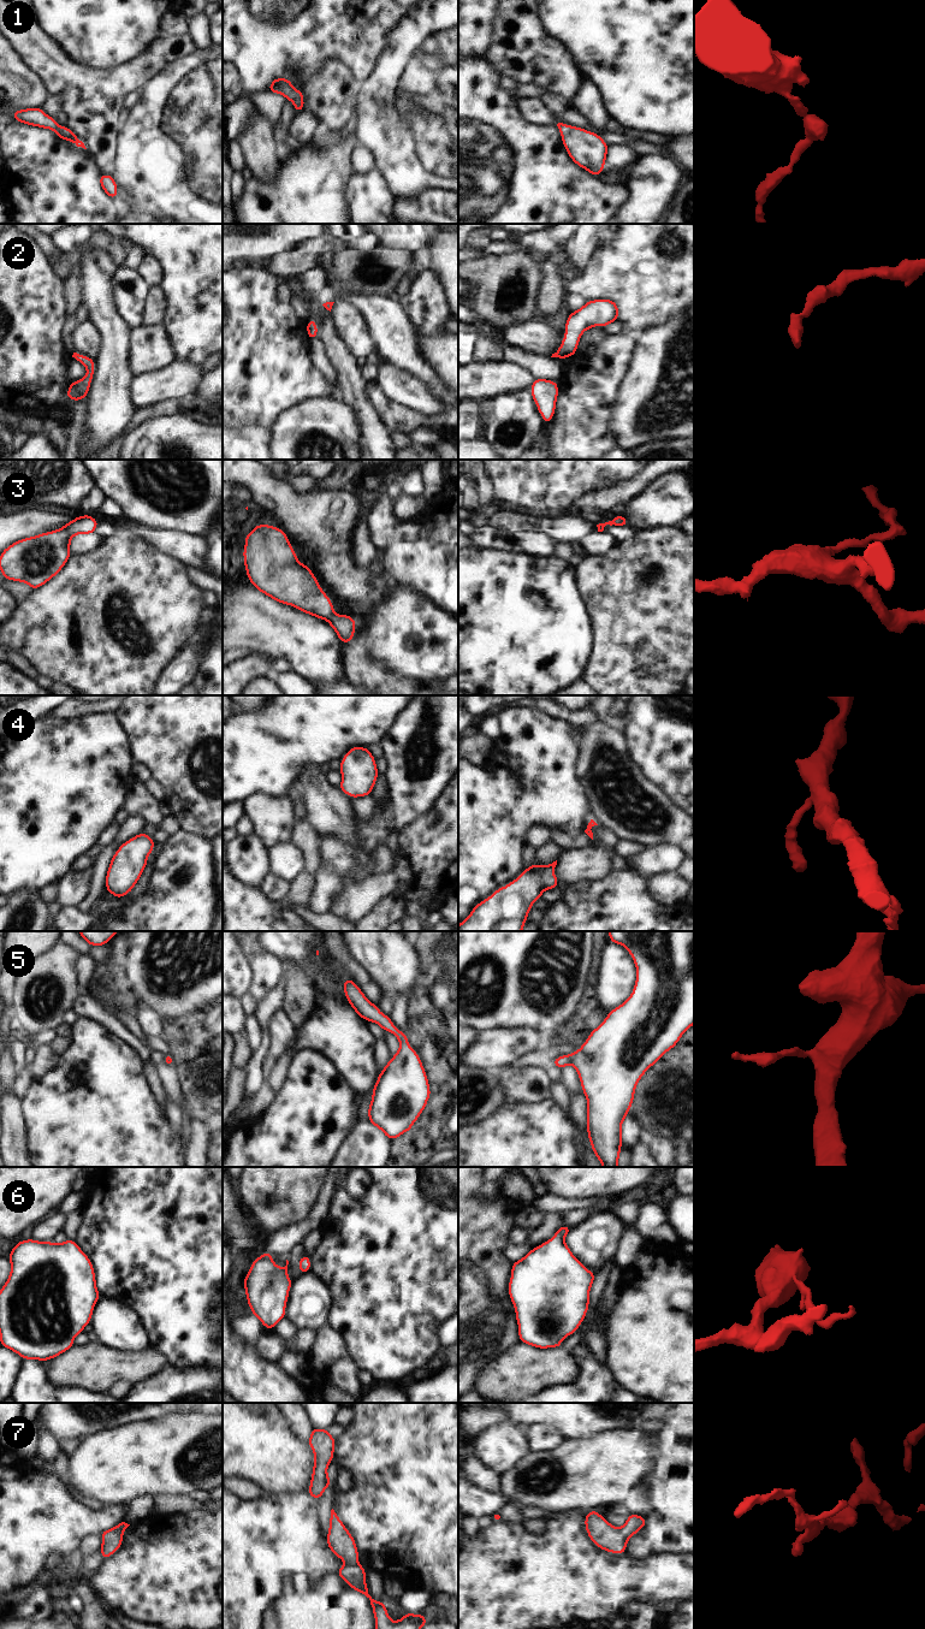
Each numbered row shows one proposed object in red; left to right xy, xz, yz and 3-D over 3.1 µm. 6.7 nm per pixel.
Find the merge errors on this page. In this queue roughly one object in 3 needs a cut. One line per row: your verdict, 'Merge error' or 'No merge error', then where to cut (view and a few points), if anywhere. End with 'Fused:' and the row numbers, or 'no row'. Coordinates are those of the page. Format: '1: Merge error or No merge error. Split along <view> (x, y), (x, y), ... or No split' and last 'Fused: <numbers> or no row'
1: No merge error. No split
2: No merge error. No split
3: No merge error. No split
4: No merge error. No split
5: No merge error. No split
6: No merge error. No split
7: No merge error. No split
Fused: no row.

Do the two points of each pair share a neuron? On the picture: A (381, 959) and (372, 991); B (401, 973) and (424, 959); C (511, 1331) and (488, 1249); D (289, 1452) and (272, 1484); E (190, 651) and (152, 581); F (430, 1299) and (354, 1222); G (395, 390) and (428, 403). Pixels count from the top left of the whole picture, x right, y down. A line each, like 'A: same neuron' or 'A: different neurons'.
A: different neurons
B: different neurons
C: same neuron
D: same neuron
E: different neurons
F: same neuron
G: same neuron

